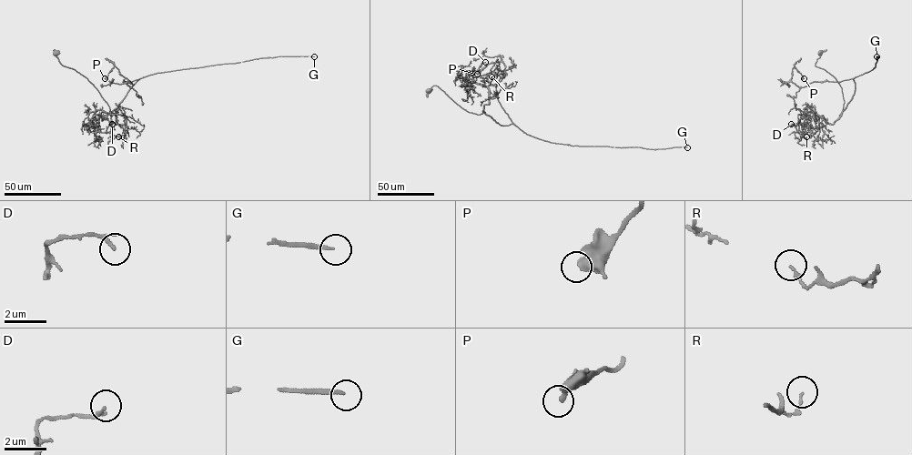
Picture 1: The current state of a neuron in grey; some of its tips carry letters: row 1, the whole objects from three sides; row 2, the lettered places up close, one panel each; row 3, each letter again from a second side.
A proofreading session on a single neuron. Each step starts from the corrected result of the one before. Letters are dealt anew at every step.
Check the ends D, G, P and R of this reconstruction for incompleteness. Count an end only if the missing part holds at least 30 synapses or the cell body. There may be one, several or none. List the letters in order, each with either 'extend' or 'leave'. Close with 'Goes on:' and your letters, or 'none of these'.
D: leave
G: extend
P: leave
R: leave
Goes on: G

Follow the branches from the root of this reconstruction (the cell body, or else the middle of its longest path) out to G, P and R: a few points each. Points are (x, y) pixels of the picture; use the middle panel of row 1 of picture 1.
G: (429, 91), (437, 85), (468, 112), (480, 115), (483, 110), (501, 126), (514, 124), (551, 142), (687, 147)
P: (429, 91), (437, 85), (468, 112), (510, 125), (496, 94), (505, 65), (491, 62), (477, 74)
R: (429, 91), (437, 85), (462, 108), (480, 115), (489, 104), (489, 89), (472, 78), (500, 69), (491, 76)

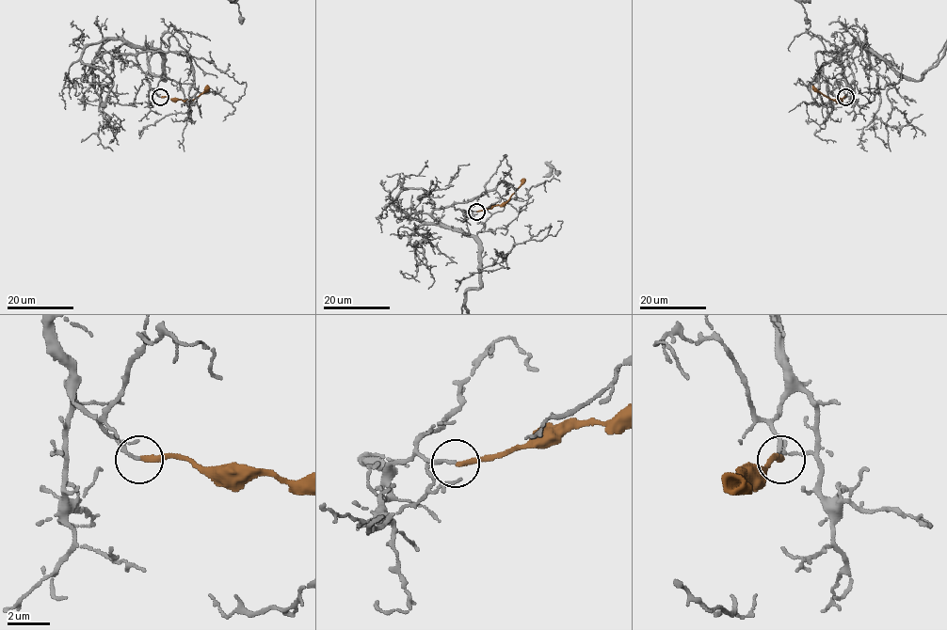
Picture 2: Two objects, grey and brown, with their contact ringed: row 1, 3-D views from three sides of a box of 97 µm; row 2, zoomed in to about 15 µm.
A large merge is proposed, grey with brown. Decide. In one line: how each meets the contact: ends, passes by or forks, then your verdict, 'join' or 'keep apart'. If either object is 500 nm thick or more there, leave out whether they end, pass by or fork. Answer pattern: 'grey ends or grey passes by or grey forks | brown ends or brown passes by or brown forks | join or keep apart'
grey ends | brown ends | keep apart

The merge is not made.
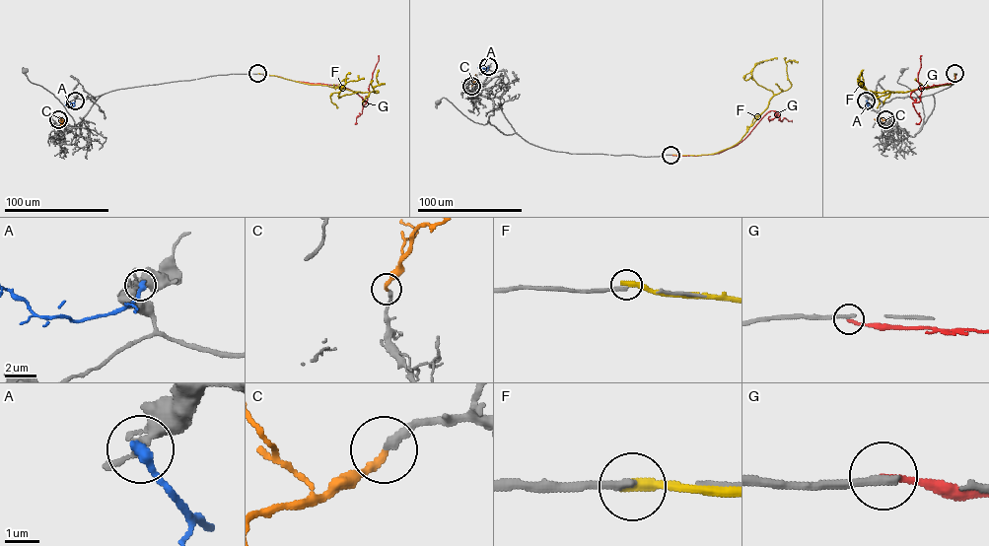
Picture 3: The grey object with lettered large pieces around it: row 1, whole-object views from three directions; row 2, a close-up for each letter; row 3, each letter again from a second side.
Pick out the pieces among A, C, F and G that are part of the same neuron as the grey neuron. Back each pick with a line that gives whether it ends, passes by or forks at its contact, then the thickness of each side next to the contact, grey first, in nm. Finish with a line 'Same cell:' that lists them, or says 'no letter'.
C: it ends | 240/220 nm
Same cell: C

